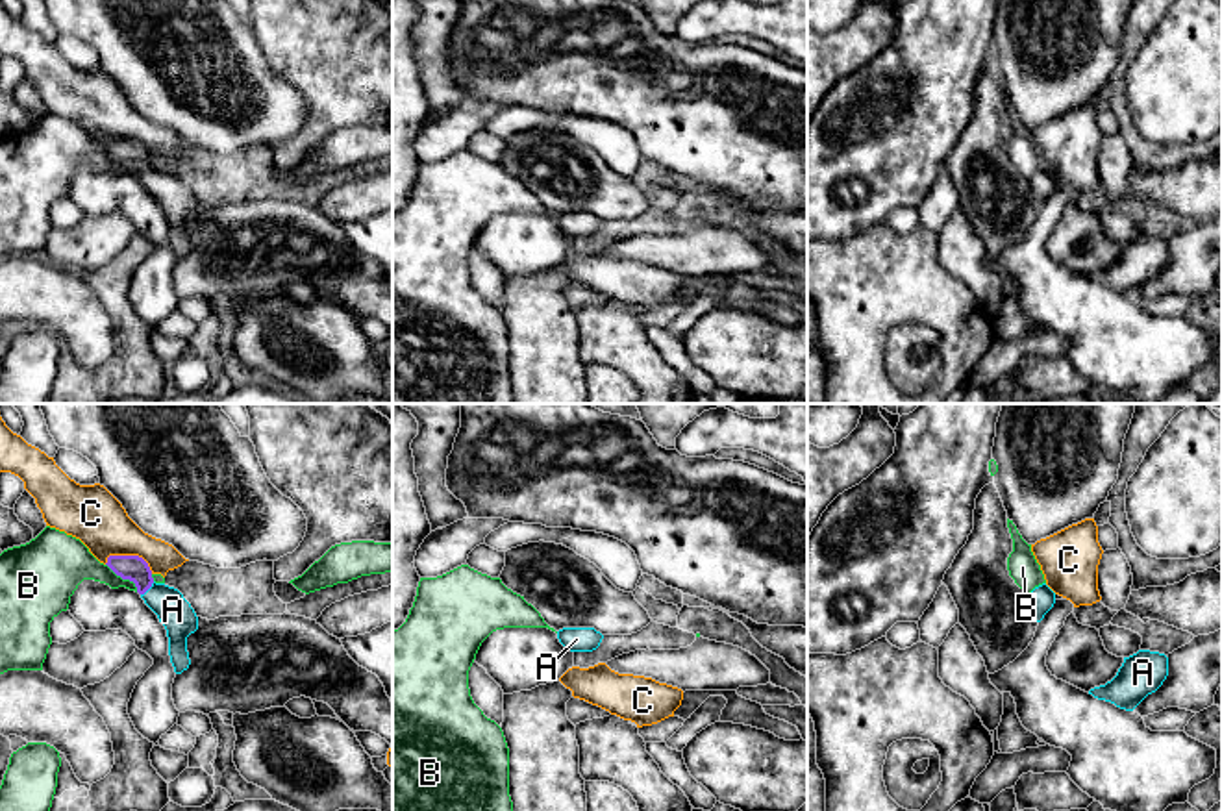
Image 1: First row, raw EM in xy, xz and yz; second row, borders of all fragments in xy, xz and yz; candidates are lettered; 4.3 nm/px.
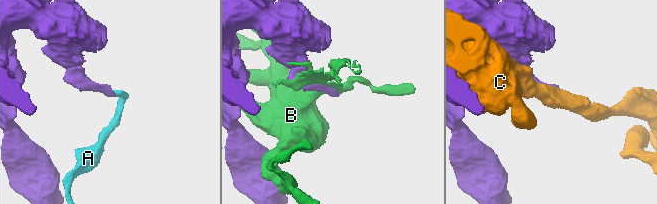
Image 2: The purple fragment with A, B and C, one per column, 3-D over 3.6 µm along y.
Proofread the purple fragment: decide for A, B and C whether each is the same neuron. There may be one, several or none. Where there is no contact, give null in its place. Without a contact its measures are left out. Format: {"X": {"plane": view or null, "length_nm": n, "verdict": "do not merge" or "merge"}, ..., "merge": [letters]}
{"A": {"plane": "xy", "length_nm": 90, "verdict": "merge"}, "B": {"plane": "xy", "length_nm": 190, "verdict": "do not merge"}, "C": {"plane": "xy", "length_nm": 220, "verdict": "do not merge"}, "merge": ["A"]}

